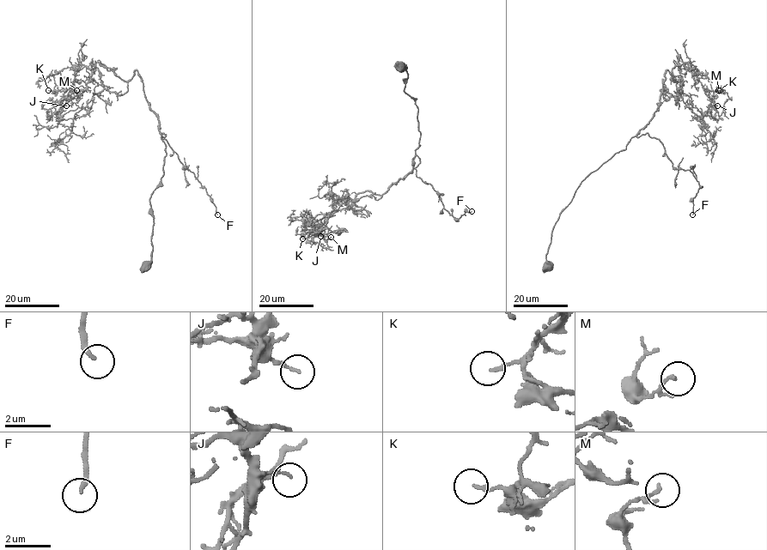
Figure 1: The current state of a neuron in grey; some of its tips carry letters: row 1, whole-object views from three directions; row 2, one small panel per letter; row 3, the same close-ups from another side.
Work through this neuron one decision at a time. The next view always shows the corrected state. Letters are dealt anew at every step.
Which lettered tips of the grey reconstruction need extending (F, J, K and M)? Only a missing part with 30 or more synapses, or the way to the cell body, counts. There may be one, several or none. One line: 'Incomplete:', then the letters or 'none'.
Incomplete: none

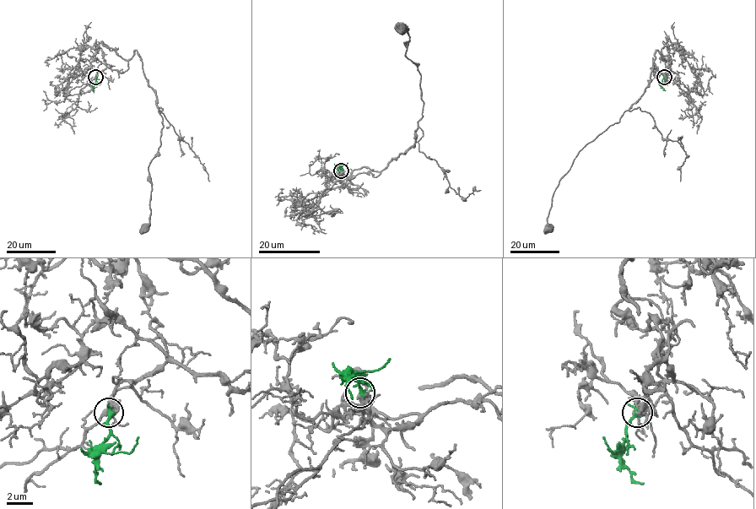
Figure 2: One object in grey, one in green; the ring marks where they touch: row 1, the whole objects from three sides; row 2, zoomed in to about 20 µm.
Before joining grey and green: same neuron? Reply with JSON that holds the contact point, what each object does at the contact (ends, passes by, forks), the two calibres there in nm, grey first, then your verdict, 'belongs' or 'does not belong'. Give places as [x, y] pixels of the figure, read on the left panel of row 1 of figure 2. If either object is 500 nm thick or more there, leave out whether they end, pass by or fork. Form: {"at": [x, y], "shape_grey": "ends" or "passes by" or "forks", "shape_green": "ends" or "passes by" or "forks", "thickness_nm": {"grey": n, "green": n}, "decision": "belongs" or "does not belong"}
{"at": [95, 77], "shape_grey": "forks", "shape_green": "passes by", "thickness_nm": {"grey": 280, "green": 240}, "decision": "belongs"}

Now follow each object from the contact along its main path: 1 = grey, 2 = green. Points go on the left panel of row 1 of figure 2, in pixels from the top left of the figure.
1: (95, 77), (106, 67), (125, 72), (137, 51), (156, 96), (163, 125), (160, 146), (148, 167), (146, 229)
2: (95, 77), (94, 90)

